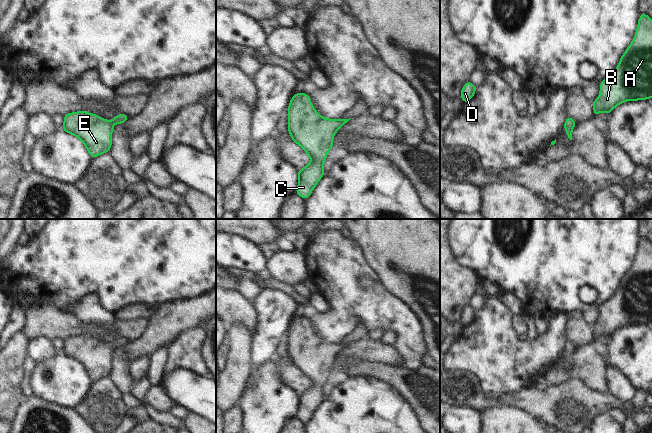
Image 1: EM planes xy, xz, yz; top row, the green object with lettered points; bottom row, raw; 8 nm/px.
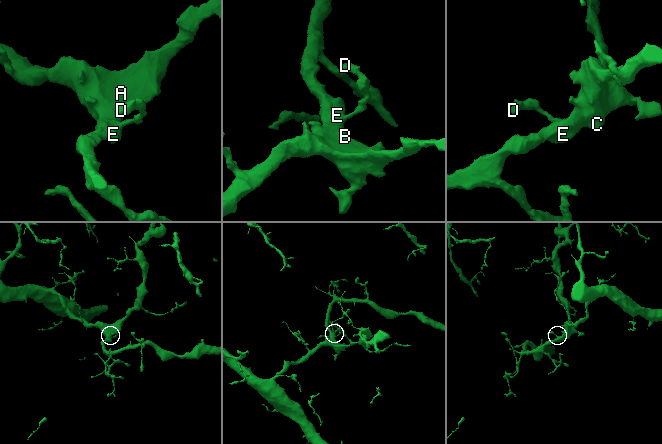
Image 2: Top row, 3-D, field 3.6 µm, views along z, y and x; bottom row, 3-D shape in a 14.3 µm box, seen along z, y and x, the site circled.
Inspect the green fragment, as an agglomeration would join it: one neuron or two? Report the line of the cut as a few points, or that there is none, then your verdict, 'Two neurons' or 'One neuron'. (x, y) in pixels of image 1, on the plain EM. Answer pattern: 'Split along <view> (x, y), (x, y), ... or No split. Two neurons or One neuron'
No split. One neuron

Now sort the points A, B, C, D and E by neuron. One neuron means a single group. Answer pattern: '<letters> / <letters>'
A B C D E

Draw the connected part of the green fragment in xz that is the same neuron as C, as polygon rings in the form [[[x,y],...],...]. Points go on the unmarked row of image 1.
[[[303,316],[296,317],[290,324],[287,342],[292,364],[311,383],[307,390],[298,394],[296,418],[306,424],[325,399],[323,388],[333,371],[335,357],[351,342],[336,344],[322,341],[313,331],[309,319]]]

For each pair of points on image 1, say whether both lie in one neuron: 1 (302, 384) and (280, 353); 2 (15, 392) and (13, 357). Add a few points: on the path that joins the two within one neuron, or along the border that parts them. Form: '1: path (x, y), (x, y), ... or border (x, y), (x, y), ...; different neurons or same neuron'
1: path (294, 376), (284, 366), (282, 361); same neuron
2: path (13, 383), (13, 366); same neuron

